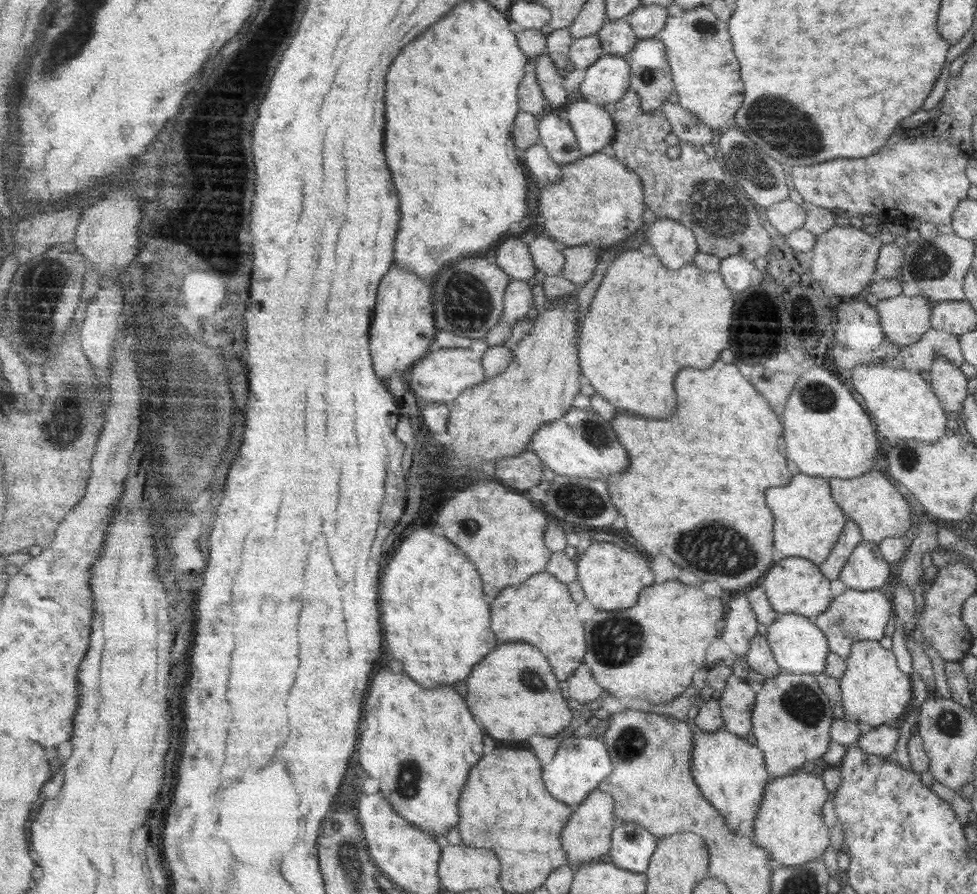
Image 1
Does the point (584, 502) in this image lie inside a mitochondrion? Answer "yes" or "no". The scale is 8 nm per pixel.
yes

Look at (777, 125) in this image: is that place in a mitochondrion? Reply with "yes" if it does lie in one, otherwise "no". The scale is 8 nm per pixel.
yes

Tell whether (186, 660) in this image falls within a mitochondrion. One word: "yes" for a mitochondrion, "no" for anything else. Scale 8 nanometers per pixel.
no

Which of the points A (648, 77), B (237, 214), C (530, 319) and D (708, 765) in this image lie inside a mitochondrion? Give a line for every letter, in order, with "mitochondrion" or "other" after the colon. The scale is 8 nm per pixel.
A: mitochondrion
B: other
C: other
D: other

